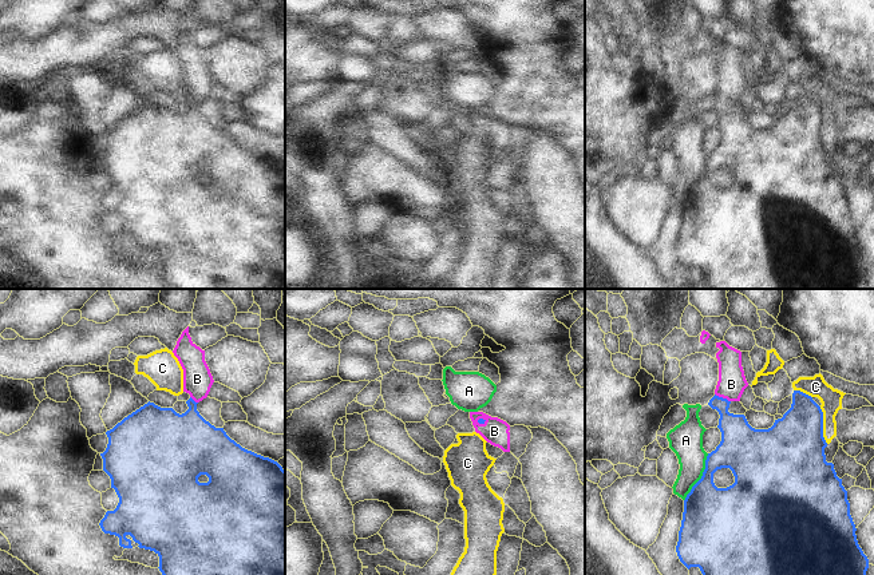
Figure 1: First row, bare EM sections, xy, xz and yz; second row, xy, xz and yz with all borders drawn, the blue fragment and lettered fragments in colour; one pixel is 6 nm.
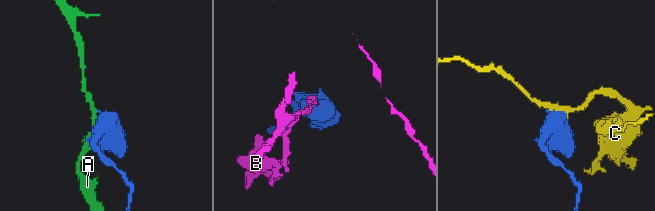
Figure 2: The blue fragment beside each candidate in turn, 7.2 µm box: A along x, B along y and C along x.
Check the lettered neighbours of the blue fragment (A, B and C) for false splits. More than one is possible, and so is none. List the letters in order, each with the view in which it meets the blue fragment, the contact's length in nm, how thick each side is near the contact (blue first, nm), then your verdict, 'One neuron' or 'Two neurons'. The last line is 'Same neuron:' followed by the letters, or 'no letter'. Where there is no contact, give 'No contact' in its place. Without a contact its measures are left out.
A: Touches blue in yz. Shared border 320 nm. Thickness 360 nm (blue) against 200 nm. Two neurons
B: Touches blue in yz. Shared border 110 nm. Thickness 190 nm (blue) against 170 nm. One neuron
C: Touches blue in yz. Shared border 220 nm. Thickness 400 nm (blue) against 130 nm. Two neurons
Same neuron: B

